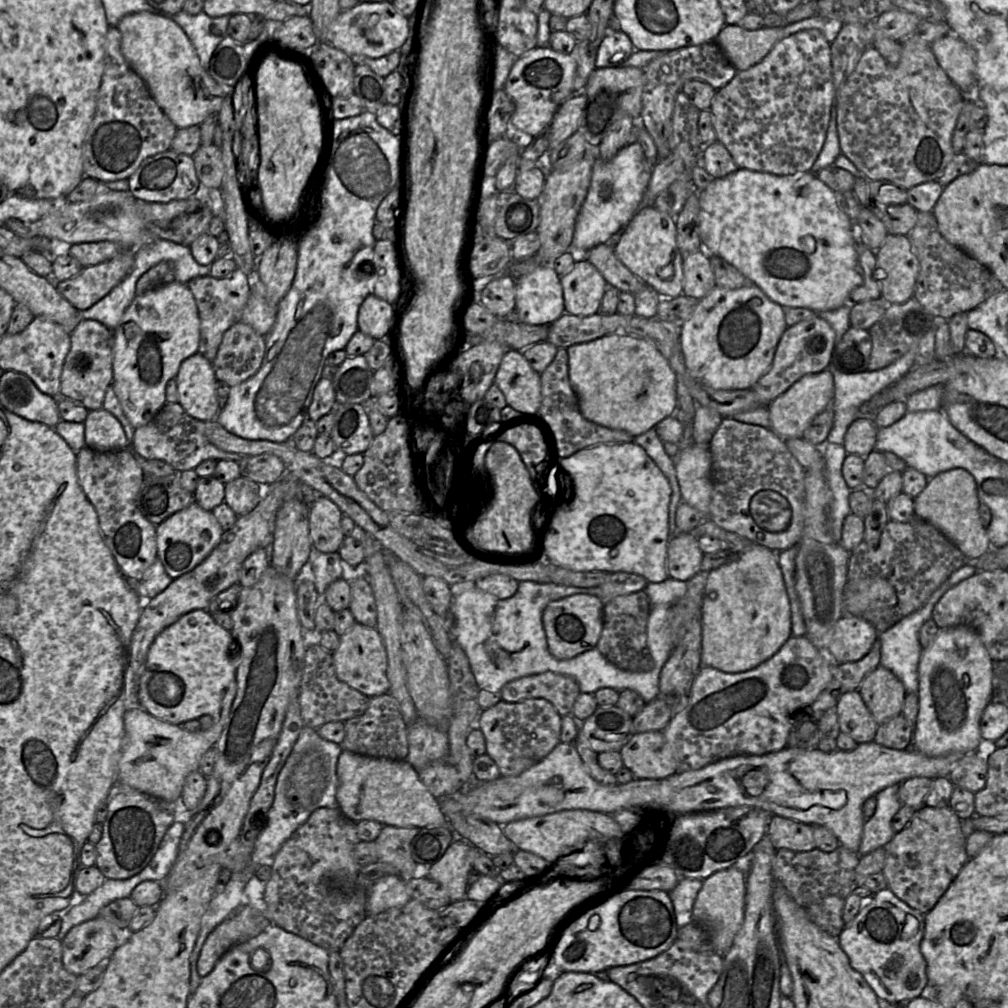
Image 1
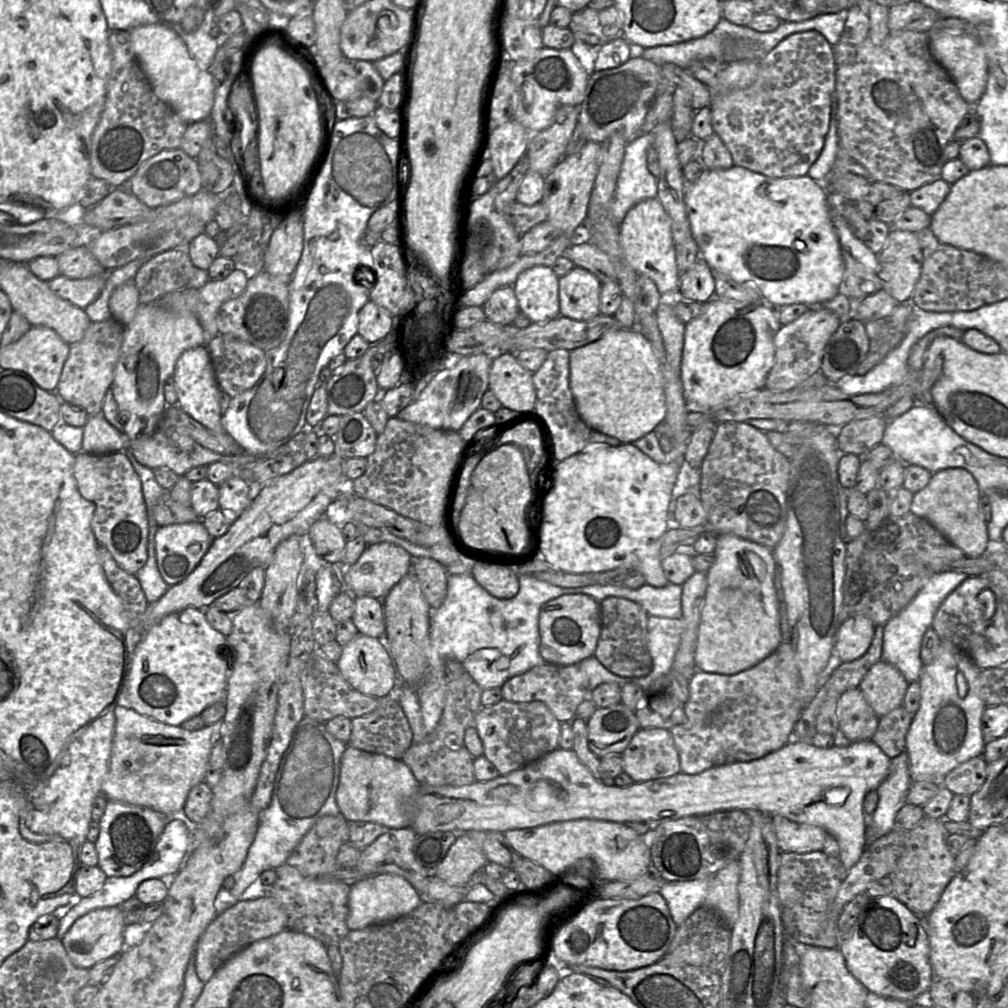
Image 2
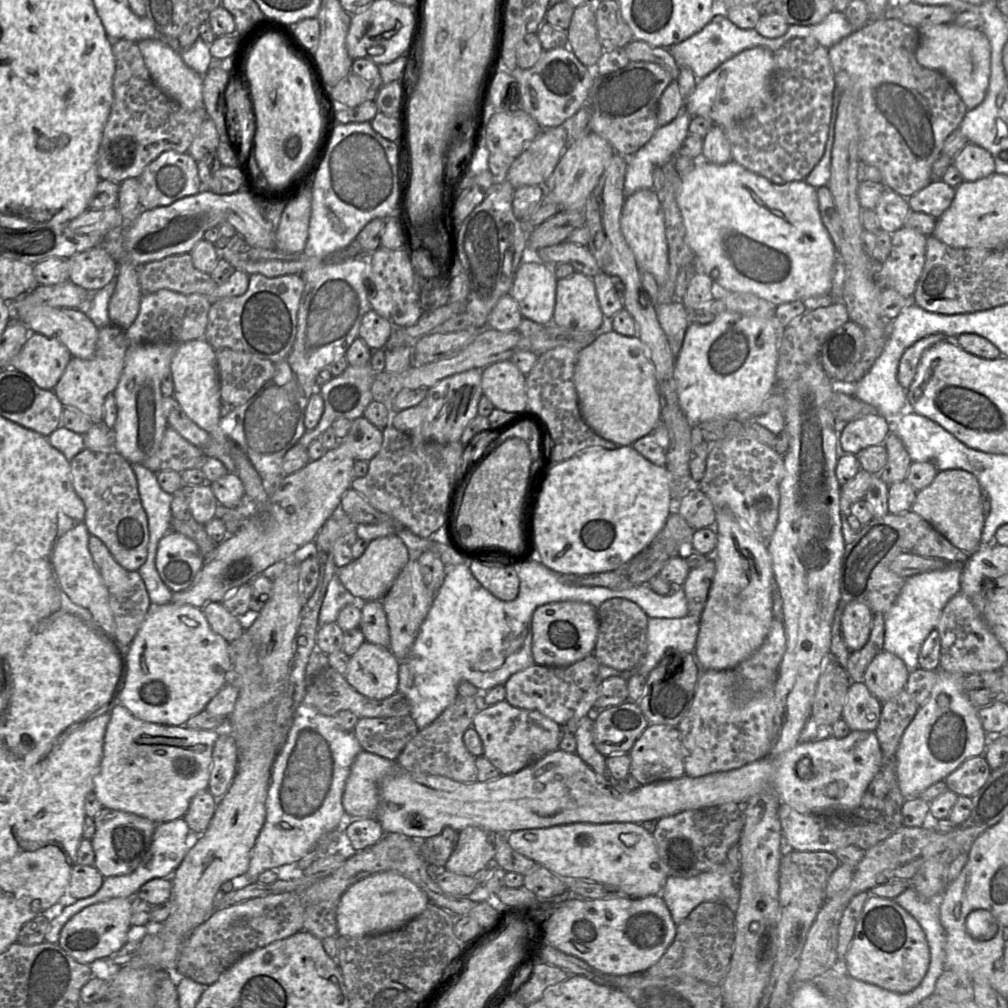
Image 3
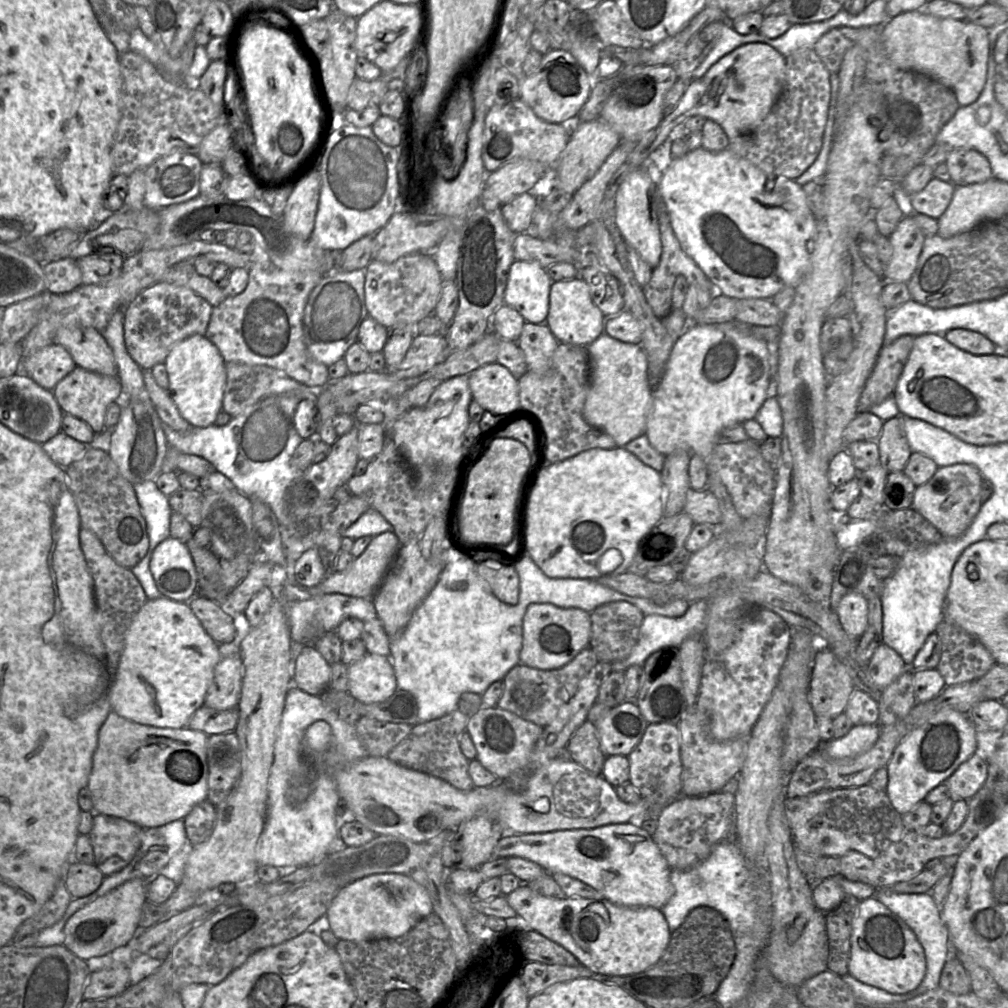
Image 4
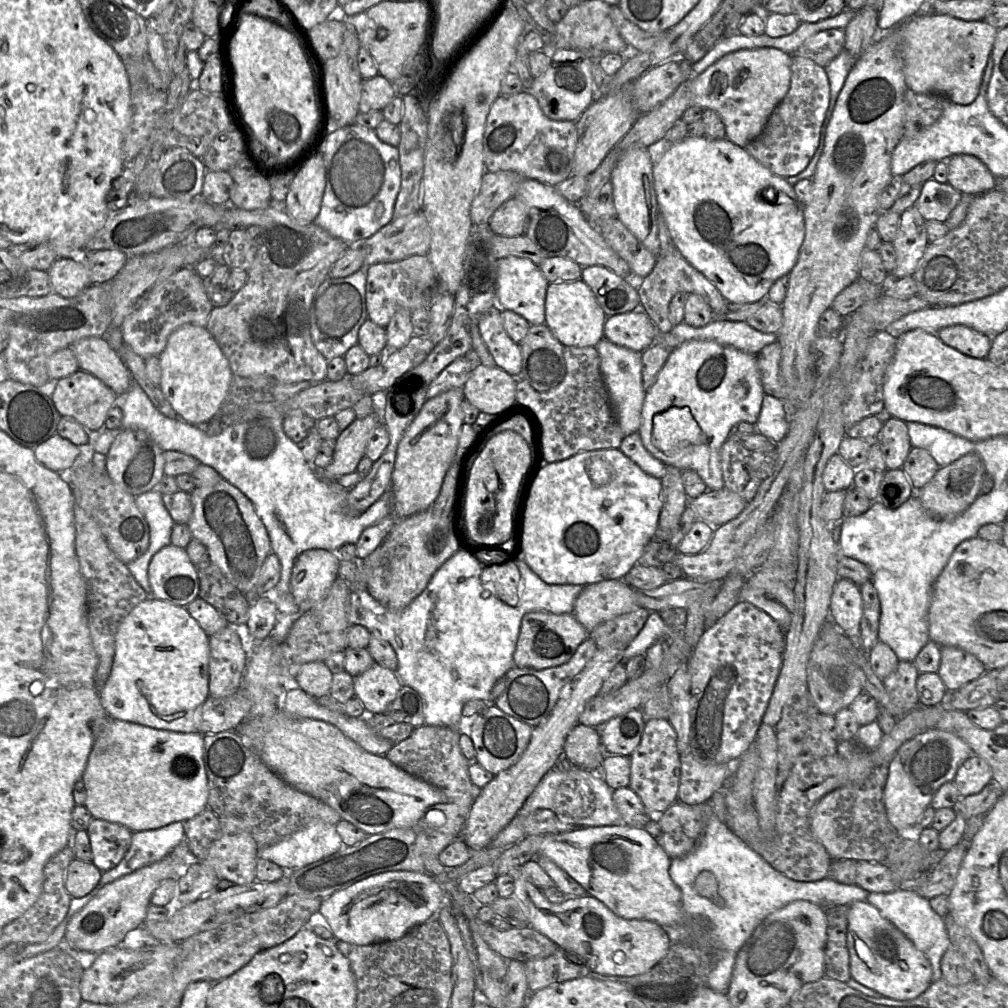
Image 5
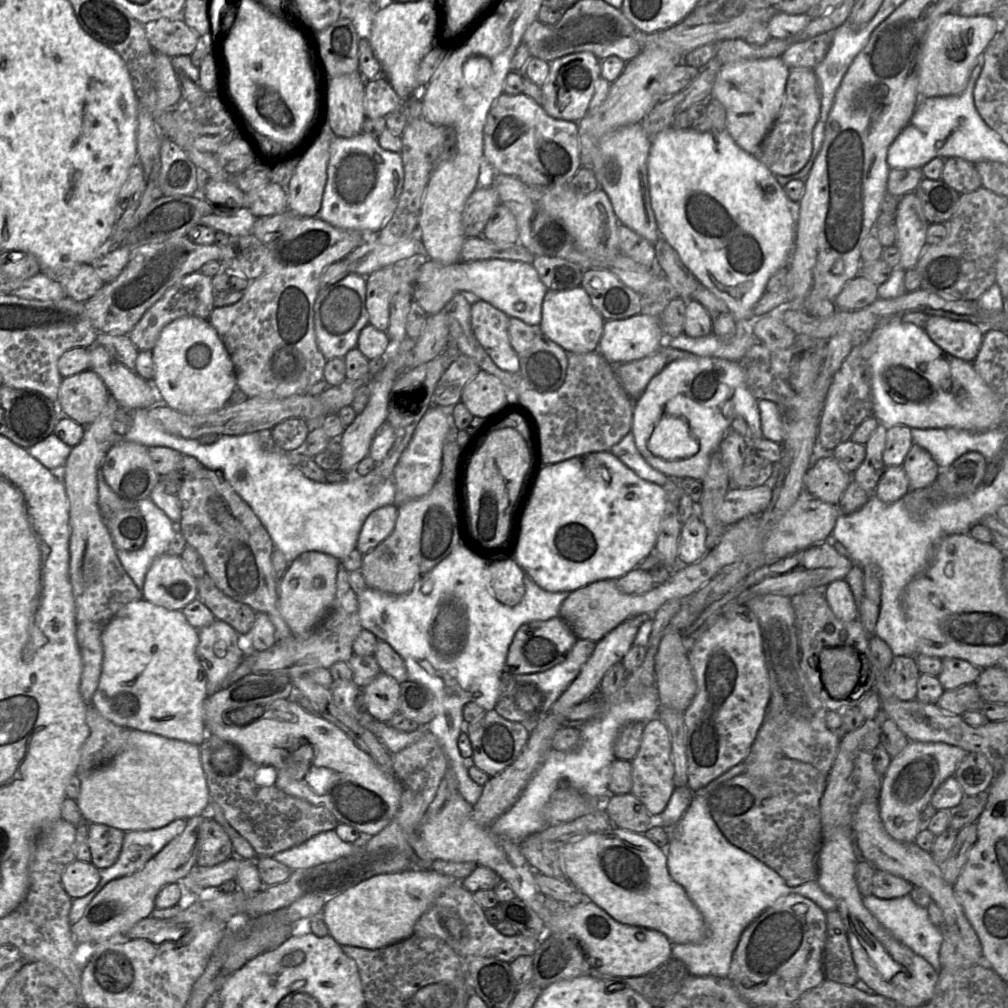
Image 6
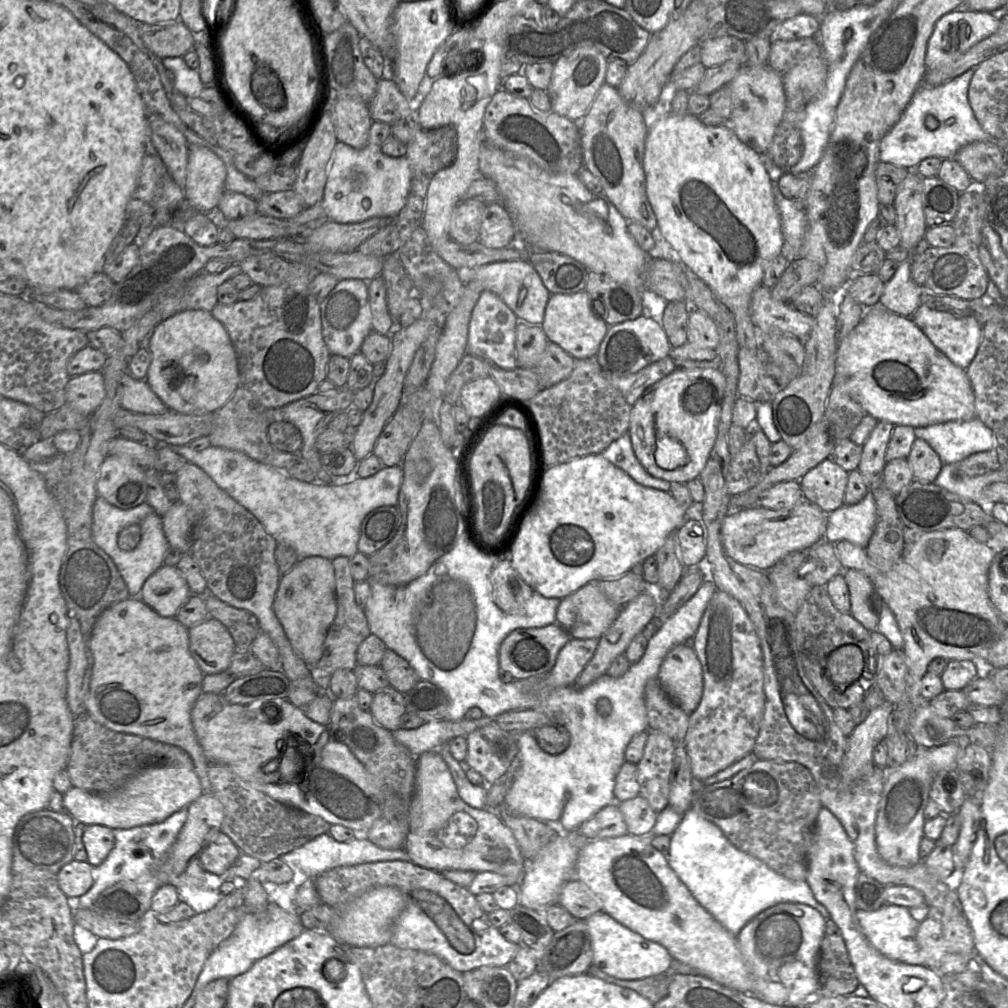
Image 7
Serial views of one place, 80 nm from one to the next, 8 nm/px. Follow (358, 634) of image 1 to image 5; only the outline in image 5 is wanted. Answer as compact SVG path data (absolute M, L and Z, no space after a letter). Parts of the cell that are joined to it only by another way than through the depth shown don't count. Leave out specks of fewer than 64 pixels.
M377 663L354 677L355 697L362 701L367 714L384 714L401 687L397 673Z

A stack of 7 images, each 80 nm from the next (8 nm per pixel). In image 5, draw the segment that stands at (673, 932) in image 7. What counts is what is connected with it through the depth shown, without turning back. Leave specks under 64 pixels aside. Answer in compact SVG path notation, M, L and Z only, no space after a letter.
M617 824L544 835L538 855L551 859L578 882L588 896L598 899L618 917L628 920L649 920L664 928L682 924L687 919L682 908L681 891L669 875L672 859L643 828Z

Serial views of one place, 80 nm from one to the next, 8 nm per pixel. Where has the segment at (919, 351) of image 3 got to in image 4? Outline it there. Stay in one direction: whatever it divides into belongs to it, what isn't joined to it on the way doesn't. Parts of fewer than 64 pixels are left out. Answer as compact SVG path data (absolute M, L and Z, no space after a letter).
M903 335L884 345L858 402L858 412L870 409L892 396L916 336Z

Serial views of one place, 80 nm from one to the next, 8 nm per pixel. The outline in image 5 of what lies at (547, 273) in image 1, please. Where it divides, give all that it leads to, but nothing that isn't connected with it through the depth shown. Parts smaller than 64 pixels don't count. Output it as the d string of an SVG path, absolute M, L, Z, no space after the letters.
M506 257L496 261L497 265L497 306L500 309L511 310L530 325L545 323L545 301L550 284L539 266L532 261L518 257Z

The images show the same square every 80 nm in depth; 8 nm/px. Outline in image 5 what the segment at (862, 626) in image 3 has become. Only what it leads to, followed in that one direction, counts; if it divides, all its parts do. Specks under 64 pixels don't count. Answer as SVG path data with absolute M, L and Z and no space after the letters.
M838 578L833 586L829 617L852 639L858 639L863 614L861 591L855 583Z

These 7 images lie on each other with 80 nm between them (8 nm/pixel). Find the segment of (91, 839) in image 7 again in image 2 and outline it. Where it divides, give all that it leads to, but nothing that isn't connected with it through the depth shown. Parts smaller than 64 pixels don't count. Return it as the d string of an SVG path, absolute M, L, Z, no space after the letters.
M107 800L104 814L99 820L99 836L94 843L98 855L98 866L107 877L134 874L151 857L169 820L169 816L148 807Z

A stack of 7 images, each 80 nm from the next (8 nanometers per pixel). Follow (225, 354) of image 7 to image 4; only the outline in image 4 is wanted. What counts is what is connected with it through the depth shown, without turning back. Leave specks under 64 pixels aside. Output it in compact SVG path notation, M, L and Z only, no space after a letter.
M195 334L176 343L167 355L168 393L180 415L193 427L213 425L222 407L226 383L225 361L205 335Z

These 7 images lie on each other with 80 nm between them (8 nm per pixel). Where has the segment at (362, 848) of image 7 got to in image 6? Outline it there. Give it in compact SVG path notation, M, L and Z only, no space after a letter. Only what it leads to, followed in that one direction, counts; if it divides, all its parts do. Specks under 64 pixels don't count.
M335 830L321 832L304 843L287 849L285 851L276 853L273 858L275 860L287 865L290 869L302 869L313 867L322 863L331 862L344 856L353 854L368 838L362 838L354 843L344 842L336 833Z

